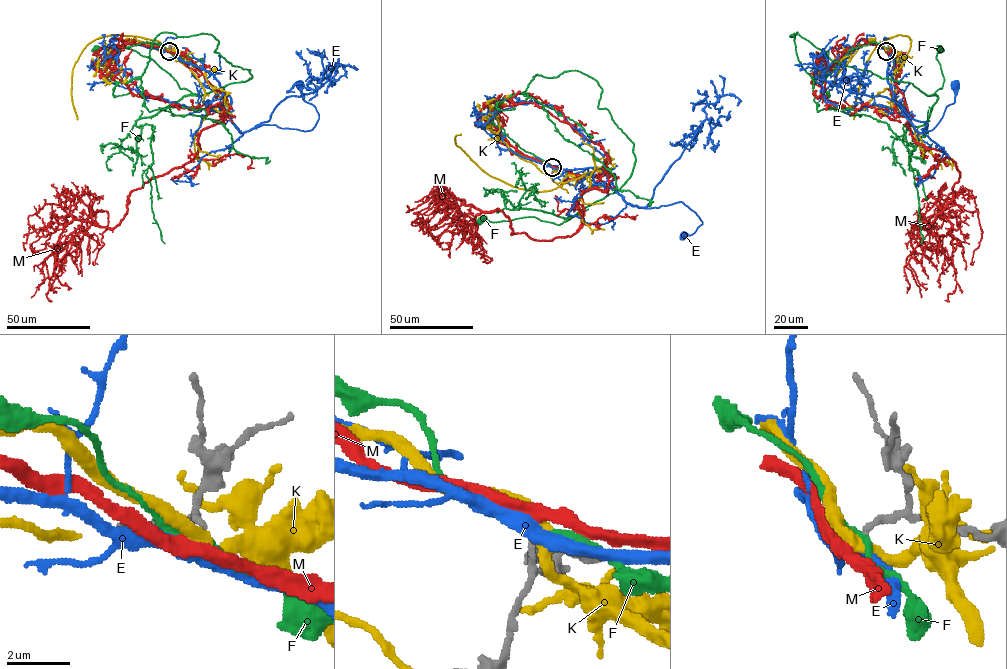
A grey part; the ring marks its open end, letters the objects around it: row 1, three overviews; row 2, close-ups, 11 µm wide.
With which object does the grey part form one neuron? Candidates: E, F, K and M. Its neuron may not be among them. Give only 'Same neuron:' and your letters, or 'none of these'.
Same neuron: M

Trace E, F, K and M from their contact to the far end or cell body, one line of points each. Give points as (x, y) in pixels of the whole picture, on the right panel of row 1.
E: (887, 51), (894, 101), (919, 132), (936, 125), (954, 102), (956, 86)
F: (887, 51), (853, 48), (817, 83), (790, 35), (926, 95), (944, 81), (940, 49)
K: (887, 51), (904, 59), (911, 40), (898, 34), (881, 42), (872, 52), (862, 76), (853, 119)
M: (886, 51), (913, 139), (960, 171), (929, 227), (951, 206), (977, 211), (974, 261)

